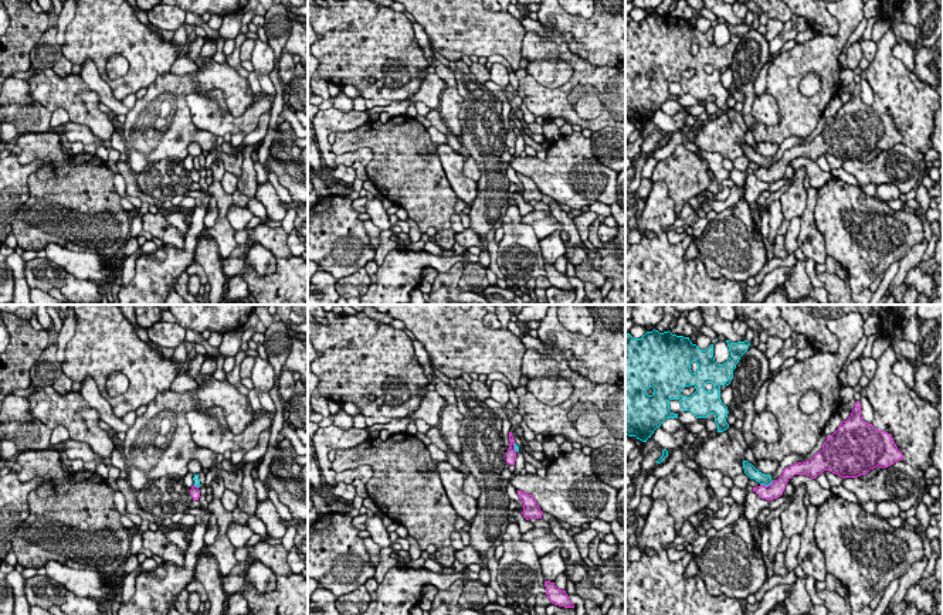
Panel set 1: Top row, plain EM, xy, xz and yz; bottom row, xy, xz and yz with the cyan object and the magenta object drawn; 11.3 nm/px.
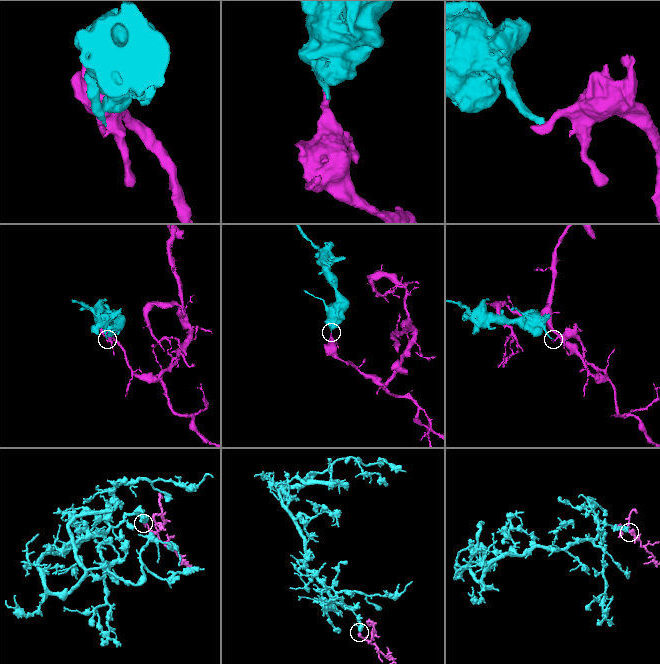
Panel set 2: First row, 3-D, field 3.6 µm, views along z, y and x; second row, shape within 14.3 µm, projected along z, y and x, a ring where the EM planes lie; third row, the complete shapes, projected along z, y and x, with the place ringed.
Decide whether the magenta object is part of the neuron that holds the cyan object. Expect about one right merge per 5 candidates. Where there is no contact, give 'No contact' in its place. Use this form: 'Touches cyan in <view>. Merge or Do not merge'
Touches cyan in yz. Do not merge

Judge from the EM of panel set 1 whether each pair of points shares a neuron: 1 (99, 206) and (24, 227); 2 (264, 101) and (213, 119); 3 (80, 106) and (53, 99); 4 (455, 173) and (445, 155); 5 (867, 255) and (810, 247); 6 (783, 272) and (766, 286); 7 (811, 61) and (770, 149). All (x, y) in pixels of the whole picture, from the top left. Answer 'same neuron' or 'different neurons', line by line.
1: same neuron
2: same neuron
3: same neuron
4: same neuron
5: different neurons
6: same neuron
7: different neurons

